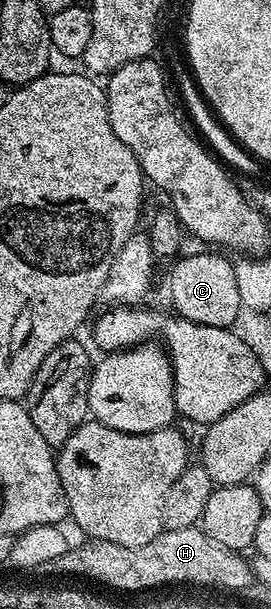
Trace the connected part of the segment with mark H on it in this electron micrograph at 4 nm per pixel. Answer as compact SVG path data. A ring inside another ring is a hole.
M202 527L194 528L167 528L159 533L157 538L153 538L153 542L145 542L145 546L117 546L117 542L105 542L104 540L88 539L87 544L83 544L80 548L72 547L64 556L58 556L53 561L53 568L59 572L72 572L75 576L84 576L87 580L96 580L99 584L108 584L111 588L120 588L123 592L143 592L146 588L159 588L162 584L204 584L207 588L228 588L231 592L239 592L242 588L247 588L253 584L251 566L248 557L243 552L234 552L229 550L229 546L221 546L221 542L217 542L214 538L209 538L209 534L203 532Z

